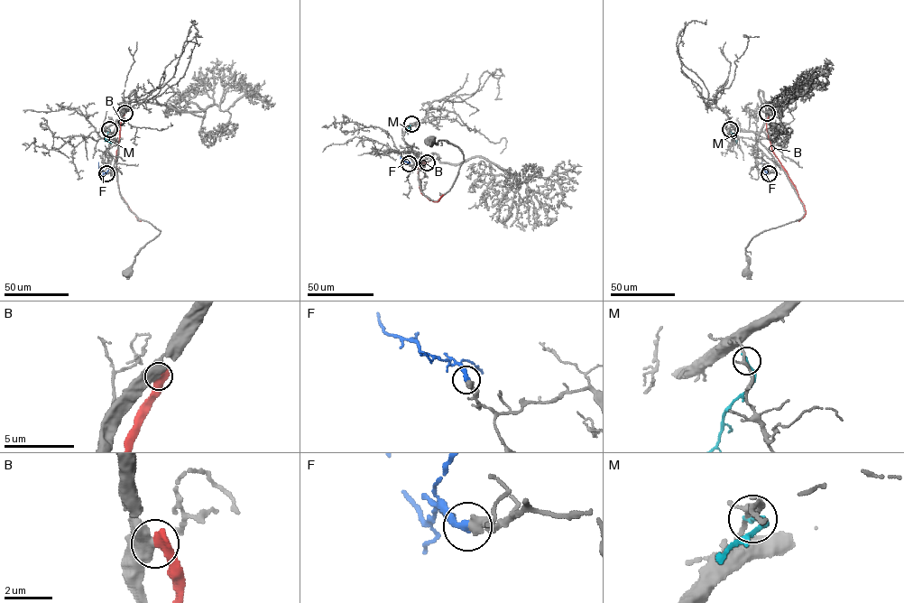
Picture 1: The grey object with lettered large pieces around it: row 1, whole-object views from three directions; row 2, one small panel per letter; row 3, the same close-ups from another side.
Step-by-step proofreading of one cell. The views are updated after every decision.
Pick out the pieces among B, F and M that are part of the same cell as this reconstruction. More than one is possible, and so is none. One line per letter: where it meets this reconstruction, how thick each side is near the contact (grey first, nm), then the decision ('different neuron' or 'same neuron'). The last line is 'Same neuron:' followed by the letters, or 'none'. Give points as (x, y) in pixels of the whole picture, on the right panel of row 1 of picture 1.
B: meets grey at (767, 113); 600 nm thick on the grey side, 550 nm on the other; different neuron
F: meets grey at (769, 173); 460 nm thick on the grey side, 360 nm on the other; same neuron
M: meets grey at (730, 129); 220 nm thick on the grey side, 180 nm on the other; different neuron
Same neuron: F

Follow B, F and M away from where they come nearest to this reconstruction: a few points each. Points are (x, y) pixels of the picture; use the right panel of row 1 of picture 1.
B: (767, 113), (766, 129), (770, 148), (804, 204), (806, 214), (798, 221)
F: (769, 173), (761, 162)
M: (730, 128), (736, 143)

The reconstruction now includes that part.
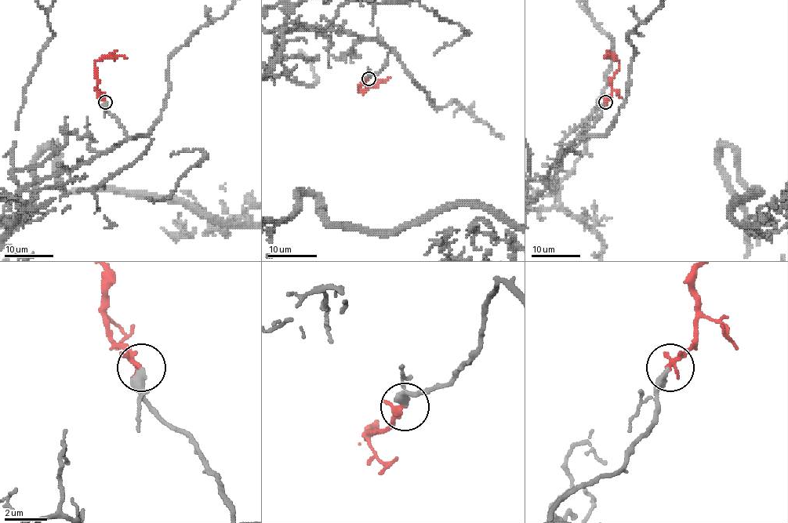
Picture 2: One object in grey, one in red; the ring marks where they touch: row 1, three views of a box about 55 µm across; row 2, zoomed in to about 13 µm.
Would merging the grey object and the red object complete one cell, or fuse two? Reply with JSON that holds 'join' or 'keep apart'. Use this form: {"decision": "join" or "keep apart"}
{"decision": "join"}

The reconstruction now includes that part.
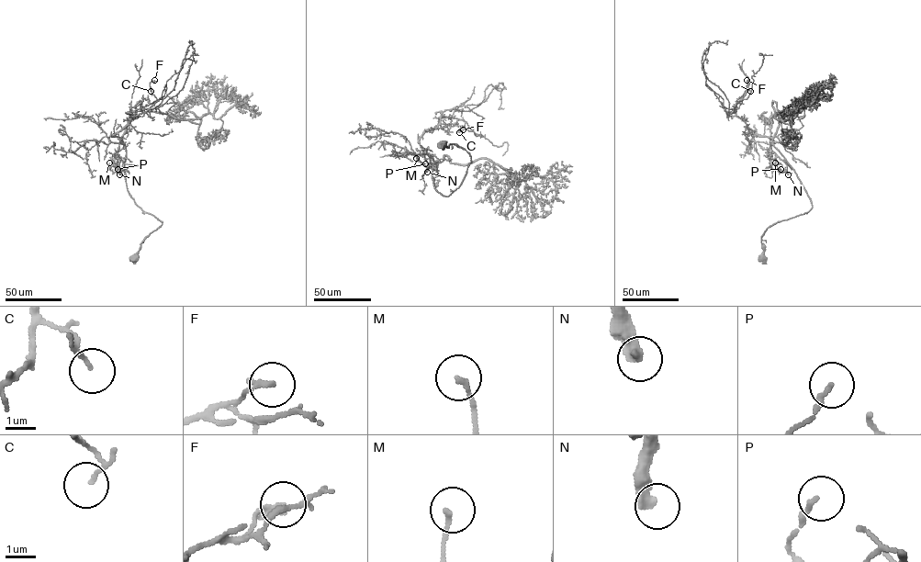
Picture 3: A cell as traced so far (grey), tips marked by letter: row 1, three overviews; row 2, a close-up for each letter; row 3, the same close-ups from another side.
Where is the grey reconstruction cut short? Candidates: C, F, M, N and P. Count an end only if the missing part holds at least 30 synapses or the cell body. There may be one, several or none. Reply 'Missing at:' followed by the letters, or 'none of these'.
Missing at: N

